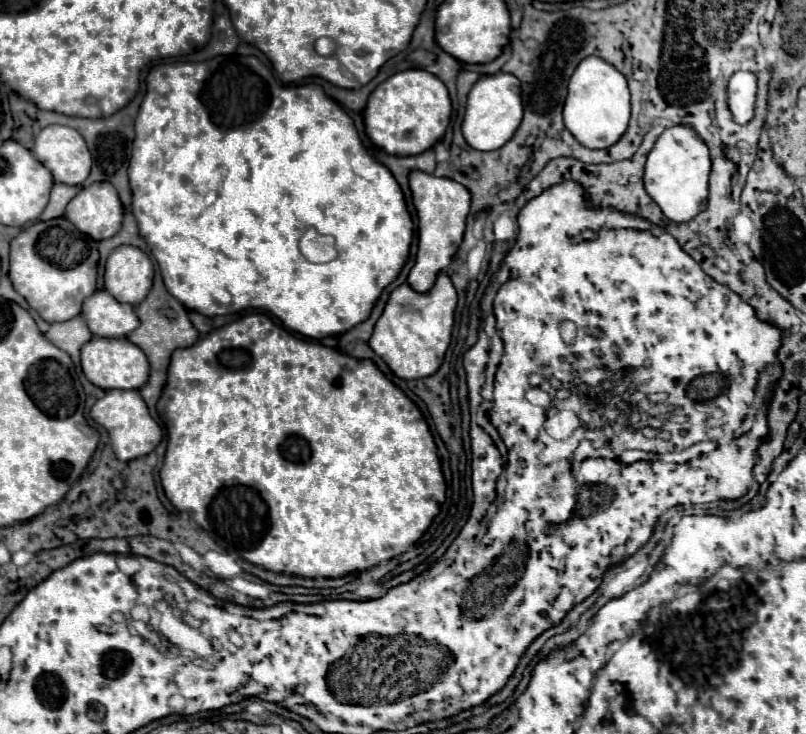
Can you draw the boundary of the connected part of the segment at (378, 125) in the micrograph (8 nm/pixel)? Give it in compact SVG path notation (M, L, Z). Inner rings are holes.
M407 69L383 81L367 101L363 111L367 137L389 155L419 155L431 149L443 135L451 117L447 87L429 71Z

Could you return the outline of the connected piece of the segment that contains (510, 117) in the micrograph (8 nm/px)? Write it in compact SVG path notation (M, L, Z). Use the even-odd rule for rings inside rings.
M495 73L481 77L467 95L467 107L463 117L463 137L465 141L479 151L495 151L503 147L513 133L517 131L519 123L523 119L523 103L521 103L521 87L515 75L509 73Z

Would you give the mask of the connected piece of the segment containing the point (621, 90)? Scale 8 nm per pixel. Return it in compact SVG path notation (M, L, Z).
M585 57L569 79L569 93L563 107L565 127L589 149L607 149L625 133L629 123L629 89L625 77L601 57Z

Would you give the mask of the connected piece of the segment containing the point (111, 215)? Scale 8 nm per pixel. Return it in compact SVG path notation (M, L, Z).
M109 181L83 187L67 205L65 217L95 241L117 235L123 221L123 205Z

